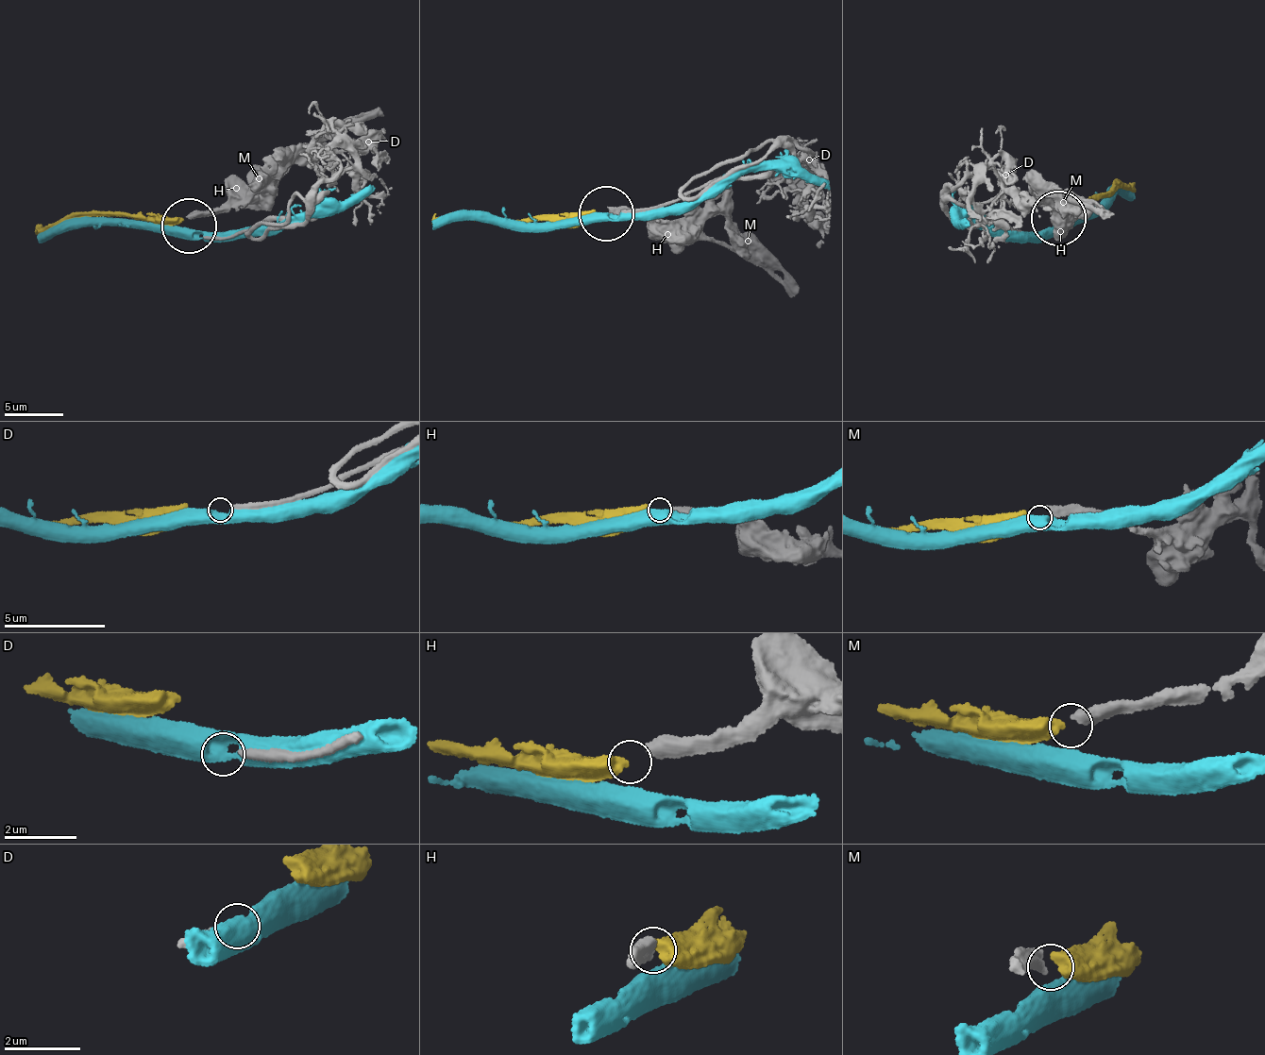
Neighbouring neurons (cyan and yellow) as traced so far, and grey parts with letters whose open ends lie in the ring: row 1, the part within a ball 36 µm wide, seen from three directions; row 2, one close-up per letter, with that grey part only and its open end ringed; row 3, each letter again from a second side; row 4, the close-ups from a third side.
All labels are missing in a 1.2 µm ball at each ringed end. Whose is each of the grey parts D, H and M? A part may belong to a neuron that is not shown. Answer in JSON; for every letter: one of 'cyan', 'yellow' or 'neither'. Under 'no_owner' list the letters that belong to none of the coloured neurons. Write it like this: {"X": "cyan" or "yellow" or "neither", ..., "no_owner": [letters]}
{"D": "neither", "H": "neither", "M": "yellow", "no_owner": ["D", "H"]}

